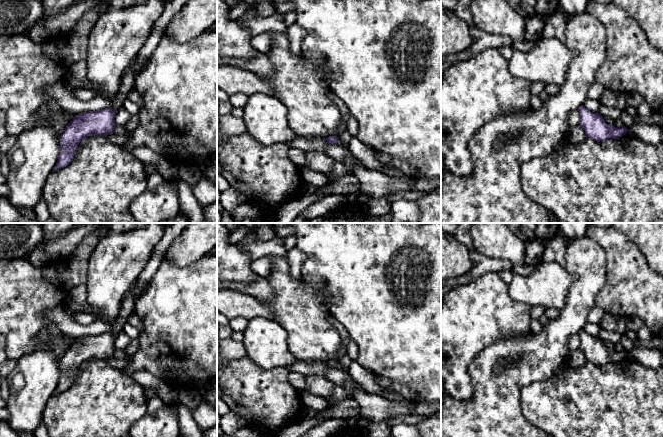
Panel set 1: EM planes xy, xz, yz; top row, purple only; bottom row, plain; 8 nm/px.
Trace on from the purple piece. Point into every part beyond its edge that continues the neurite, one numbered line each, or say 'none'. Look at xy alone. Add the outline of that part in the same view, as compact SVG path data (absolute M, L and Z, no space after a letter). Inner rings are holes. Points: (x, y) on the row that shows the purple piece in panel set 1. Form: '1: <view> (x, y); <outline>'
none

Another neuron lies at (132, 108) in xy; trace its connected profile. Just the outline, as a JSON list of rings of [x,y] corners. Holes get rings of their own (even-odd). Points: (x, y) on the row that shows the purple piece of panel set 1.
[[[126,99],[123,102],[123,107],[128,111],[131,115],[138,115],[140,111],[140,106],[138,106],[136,103],[131,101],[130,99]]]

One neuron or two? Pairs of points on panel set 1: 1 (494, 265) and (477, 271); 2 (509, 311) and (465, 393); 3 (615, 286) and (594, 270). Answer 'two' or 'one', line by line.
1: one
2: one
3: two

